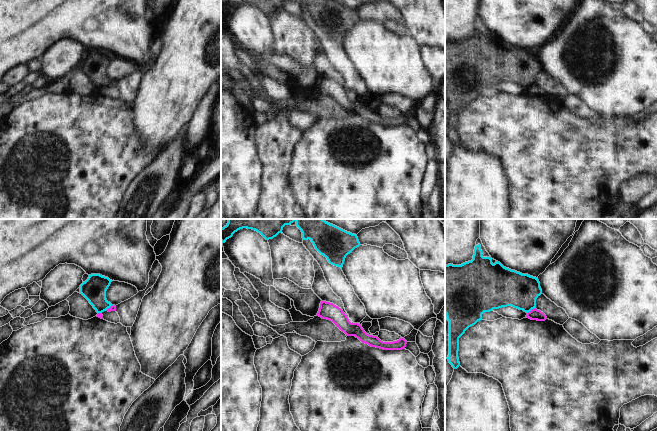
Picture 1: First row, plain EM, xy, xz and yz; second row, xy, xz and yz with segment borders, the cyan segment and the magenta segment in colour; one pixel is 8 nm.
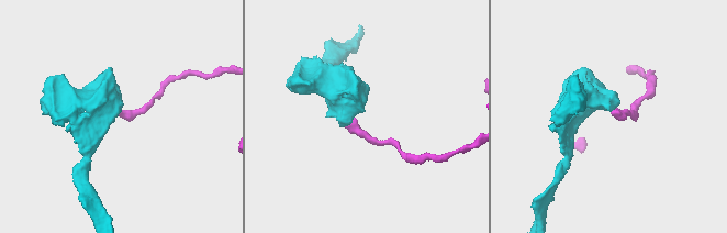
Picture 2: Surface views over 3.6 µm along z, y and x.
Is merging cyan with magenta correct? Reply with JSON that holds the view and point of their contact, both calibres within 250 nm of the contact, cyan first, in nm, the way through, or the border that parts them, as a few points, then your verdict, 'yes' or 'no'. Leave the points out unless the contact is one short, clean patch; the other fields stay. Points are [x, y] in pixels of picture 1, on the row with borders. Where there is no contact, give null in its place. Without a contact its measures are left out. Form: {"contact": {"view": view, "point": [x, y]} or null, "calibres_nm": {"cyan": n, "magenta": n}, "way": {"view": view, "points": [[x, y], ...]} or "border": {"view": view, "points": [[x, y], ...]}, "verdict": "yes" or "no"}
{"contact": {"view": "yz", "point": [531, 309]}, "calibres_nm": {"cyan": 280, "magenta": 90}, "border": {"view": "yz", "points": [[535, 307], [527, 313]]}, "verdict": "no"}

